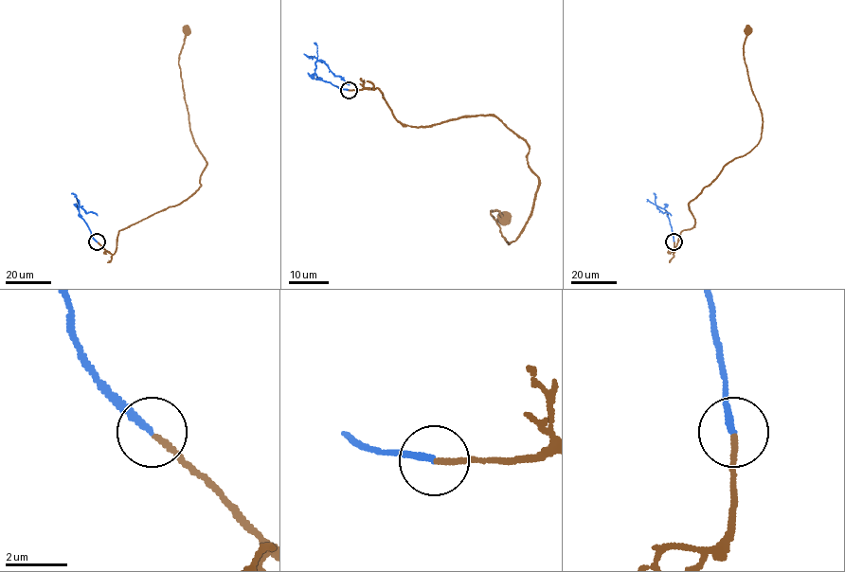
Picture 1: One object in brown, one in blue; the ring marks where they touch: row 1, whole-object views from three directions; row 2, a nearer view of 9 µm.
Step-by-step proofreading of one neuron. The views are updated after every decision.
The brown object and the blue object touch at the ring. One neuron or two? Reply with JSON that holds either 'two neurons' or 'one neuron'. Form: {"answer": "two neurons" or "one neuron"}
{"answer": "one neuron"}

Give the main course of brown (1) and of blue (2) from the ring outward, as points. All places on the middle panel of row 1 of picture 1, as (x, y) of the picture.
1: (349, 90), (377, 88), (410, 126), (494, 115), (537, 176), (510, 243), (490, 213), (505, 216)
2: (349, 90), (317, 79), (316, 62), (321, 60), (349, 85)

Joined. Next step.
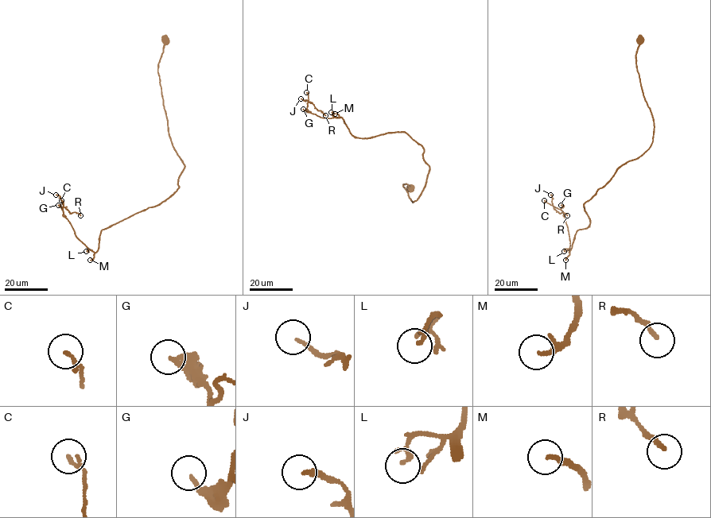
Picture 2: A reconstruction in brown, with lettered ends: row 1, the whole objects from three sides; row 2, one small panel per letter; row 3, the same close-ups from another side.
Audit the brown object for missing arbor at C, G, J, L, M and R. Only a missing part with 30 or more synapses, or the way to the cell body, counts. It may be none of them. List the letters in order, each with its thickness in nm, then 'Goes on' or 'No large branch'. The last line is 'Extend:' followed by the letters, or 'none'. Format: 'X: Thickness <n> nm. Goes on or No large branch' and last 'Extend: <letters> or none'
C: Thickness 120 nm. No large branch
G: Thickness 220 nm. No large branch
J: Thickness 180 nm. No large branch
L: Thickness 130 nm. No large branch
M: Thickness 130 nm. Goes on
R: Thickness 190 nm. No large branch
Extend: M

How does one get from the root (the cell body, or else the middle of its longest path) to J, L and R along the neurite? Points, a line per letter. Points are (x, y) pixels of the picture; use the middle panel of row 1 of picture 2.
J: (410, 187), (402, 184), (413, 202), (429, 166), (407, 133), (354, 137), (341, 117), (312, 114), (301, 98)
L: (410, 187), (402, 184), (413, 202), (429, 170), (420, 144), (403, 132), (354, 137), (343, 120), (331, 112)
R: (410, 187), (413, 202), (429, 170), (420, 144), (403, 132), (354, 137), (307, 103), (325, 115)

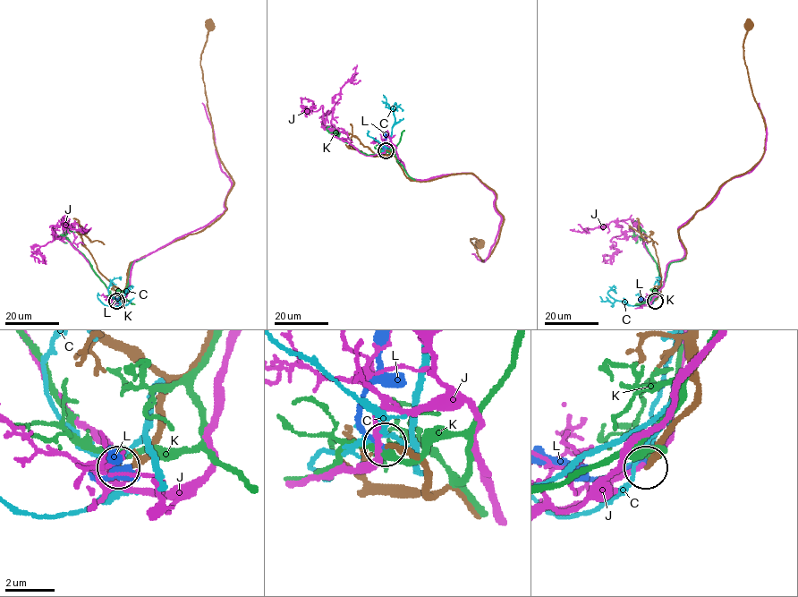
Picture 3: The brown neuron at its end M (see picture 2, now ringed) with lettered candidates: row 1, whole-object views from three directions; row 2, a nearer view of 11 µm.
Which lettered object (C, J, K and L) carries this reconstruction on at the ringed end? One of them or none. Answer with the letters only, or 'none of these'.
none of these

